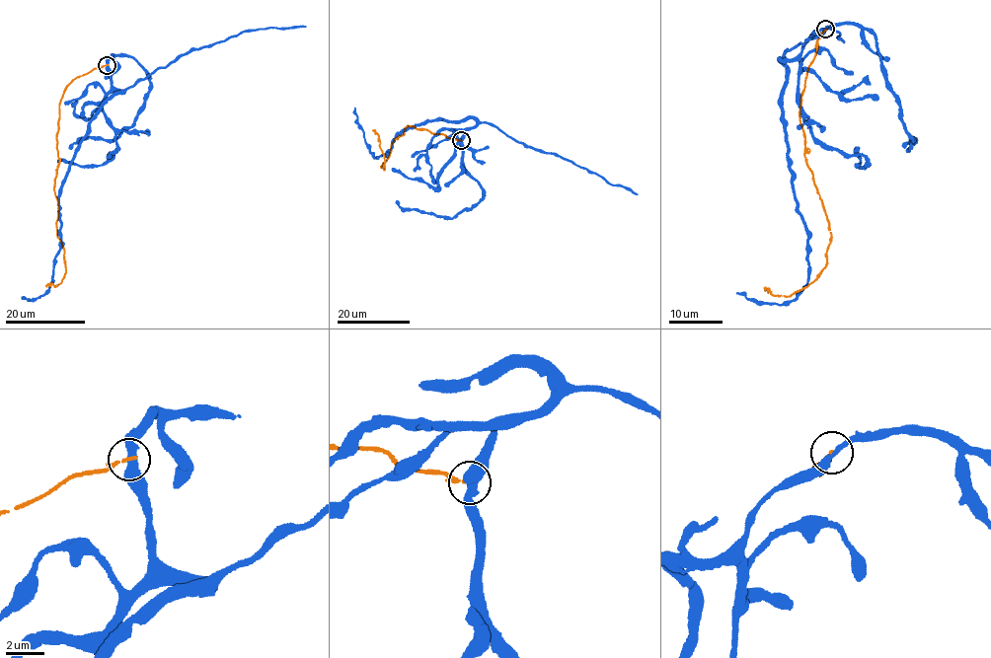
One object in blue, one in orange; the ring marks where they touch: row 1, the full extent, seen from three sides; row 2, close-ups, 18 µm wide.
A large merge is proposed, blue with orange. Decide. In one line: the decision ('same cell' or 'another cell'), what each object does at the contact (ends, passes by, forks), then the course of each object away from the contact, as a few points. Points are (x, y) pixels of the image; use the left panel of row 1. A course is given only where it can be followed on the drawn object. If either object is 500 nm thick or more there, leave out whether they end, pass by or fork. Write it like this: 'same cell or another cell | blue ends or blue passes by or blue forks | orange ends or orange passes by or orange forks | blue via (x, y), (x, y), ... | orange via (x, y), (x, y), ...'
another cell | blue passes by | orange ends | blue via (107, 65), (114, 87), (123, 92), (89, 124), (63, 184), (50, 287), (36, 299), (23, 298) | orange via (107, 65), (77, 77), (59, 108), (54, 186), (56, 236), (66, 271), (59, 283), (46, 286)

